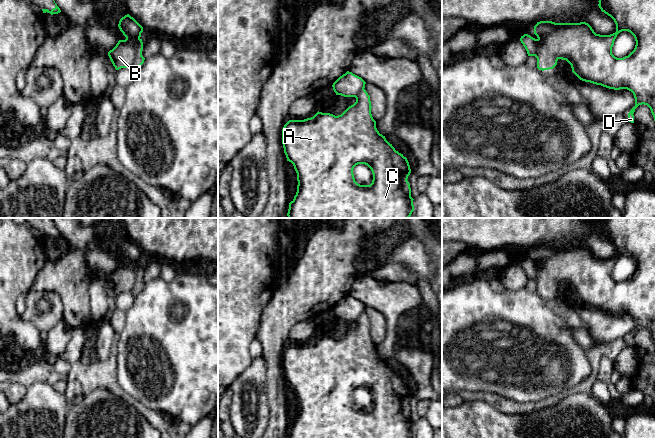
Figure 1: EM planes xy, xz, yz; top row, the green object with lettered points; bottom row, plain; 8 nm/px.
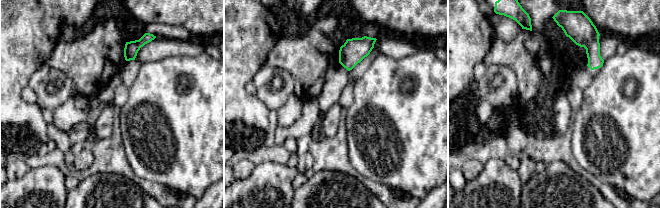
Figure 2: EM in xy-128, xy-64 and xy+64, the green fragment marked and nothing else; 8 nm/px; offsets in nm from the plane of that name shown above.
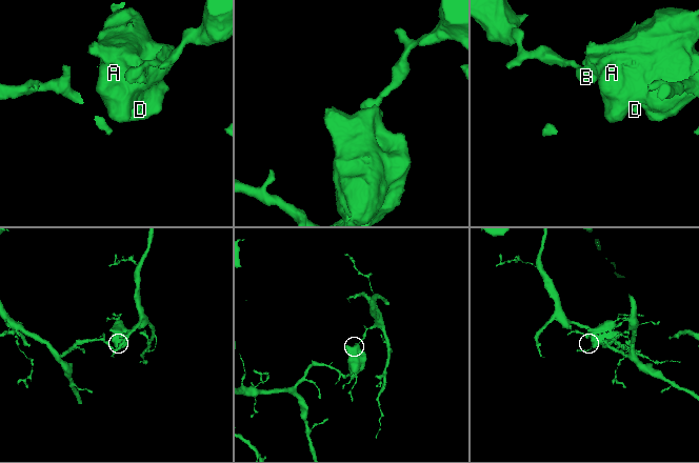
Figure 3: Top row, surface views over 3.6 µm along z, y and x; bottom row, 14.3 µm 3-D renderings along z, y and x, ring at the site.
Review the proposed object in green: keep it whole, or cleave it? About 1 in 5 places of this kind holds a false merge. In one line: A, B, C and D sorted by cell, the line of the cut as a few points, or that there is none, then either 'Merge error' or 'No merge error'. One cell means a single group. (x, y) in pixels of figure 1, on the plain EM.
Groups: A C D / B. Split along xy (125, 263), (137, 266), (136, 282), (131, 290). Merge error

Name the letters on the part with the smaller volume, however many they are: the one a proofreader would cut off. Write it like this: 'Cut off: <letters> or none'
Cut off: A, C, D

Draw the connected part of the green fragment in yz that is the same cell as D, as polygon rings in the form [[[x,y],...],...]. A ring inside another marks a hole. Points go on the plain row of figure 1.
[[[608,218],[599,221],[599,232],[610,240],[616,248],[616,256],[610,259],[596,258],[586,246],[580,247],[555,247],[552,245],[540,245],[534,250],[534,258],[539,267],[539,279],[537,292],[539,294],[553,293],[559,283],[566,284],[572,292],[572,296],[582,305],[590,306],[603,311],[631,315],[635,322],[635,330],[628,337],[629,346],[634,347],[634,336],[639,329],[647,329],[655,345],[655,218]],[[622,255],[630,256],[636,265],[634,274],[623,282],[617,282],[612,278],[612,271],[617,259]]]

